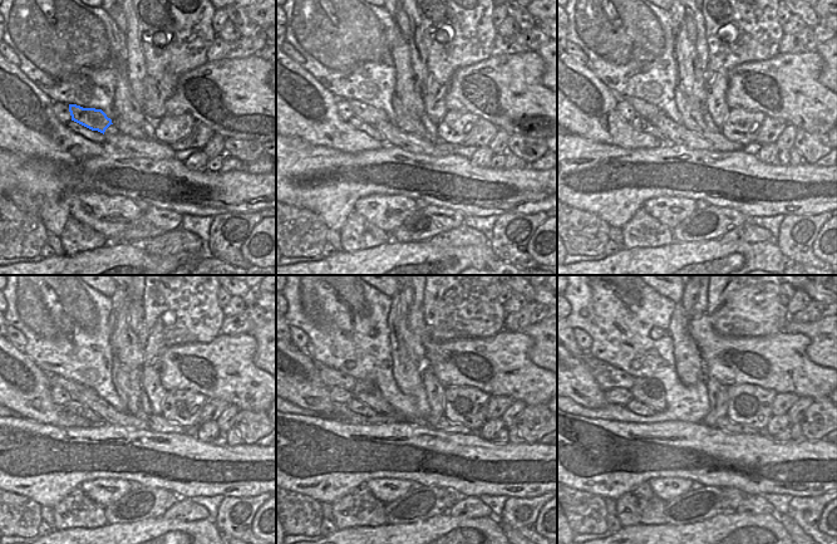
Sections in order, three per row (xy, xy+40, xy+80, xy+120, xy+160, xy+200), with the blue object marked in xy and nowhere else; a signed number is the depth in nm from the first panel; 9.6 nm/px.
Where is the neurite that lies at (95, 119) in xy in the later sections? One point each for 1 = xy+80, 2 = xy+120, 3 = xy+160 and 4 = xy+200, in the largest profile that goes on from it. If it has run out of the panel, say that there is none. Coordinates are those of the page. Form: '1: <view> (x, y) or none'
1: xy+80 (643, 108)
2: xy+120 (54, 380)
3: xy+160 (330, 377)
4: xy+200 (606, 376)

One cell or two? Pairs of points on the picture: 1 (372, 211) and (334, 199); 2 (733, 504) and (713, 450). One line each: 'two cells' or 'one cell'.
1: two cells
2: two cells

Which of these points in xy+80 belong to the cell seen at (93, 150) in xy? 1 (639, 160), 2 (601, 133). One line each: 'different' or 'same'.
1: different
2: same

